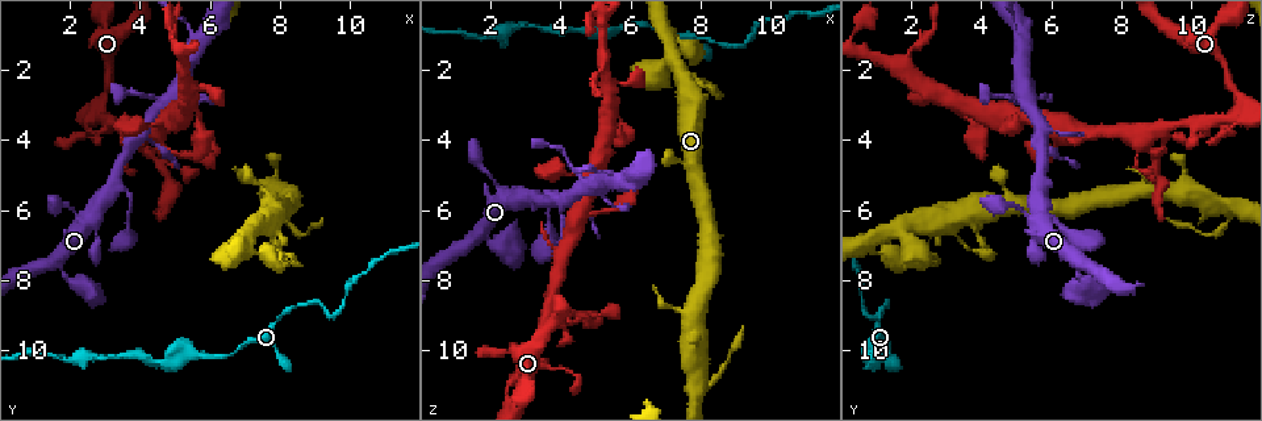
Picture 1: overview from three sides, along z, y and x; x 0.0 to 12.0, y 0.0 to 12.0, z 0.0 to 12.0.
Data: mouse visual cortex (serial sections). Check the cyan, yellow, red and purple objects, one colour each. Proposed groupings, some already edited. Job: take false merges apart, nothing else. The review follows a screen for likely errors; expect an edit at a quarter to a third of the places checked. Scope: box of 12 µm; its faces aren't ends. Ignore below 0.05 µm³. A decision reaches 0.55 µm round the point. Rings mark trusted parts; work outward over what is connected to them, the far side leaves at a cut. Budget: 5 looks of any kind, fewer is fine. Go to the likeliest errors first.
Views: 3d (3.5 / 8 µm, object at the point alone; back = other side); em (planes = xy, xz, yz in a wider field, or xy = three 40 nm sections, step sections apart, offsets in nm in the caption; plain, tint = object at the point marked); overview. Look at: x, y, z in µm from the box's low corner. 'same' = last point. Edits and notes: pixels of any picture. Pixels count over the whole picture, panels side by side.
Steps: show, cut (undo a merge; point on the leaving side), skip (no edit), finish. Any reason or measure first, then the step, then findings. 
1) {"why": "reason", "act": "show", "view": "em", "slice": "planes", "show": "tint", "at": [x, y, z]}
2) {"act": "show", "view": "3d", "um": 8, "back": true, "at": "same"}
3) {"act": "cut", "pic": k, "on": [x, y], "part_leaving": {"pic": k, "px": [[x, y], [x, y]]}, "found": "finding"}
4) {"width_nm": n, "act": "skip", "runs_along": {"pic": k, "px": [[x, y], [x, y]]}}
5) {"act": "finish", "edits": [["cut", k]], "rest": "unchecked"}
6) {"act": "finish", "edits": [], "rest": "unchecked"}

{"why": "abrupt turn", "act": "show", "view": "3d", "um": 3.5, "back": true, "at": [7.7, 6.6, 2.7]}

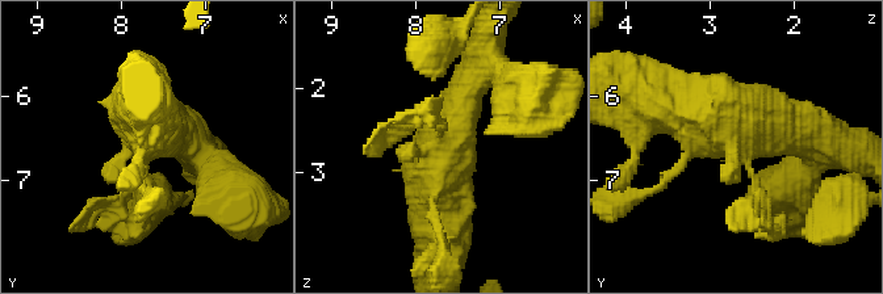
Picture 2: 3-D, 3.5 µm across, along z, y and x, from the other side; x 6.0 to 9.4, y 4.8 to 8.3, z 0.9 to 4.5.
{"act": "show", "view": "em", "slice": "xy", "step": 5, "show": "tint", "at": [7.65, 6.60, 2.65]}

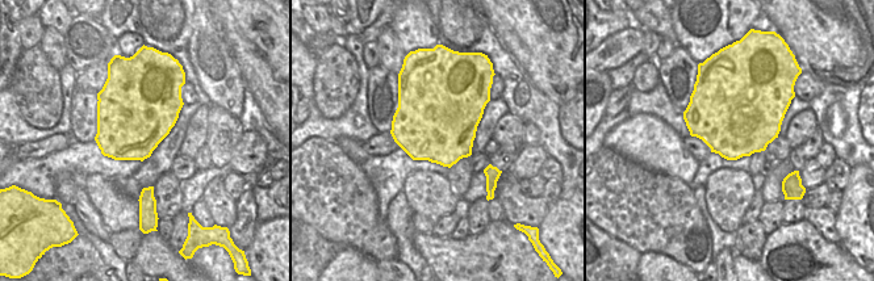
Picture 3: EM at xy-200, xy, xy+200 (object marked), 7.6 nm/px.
{"act": "show", "view": "em", "slice": "planes", "show": "tint", "at": "same"}

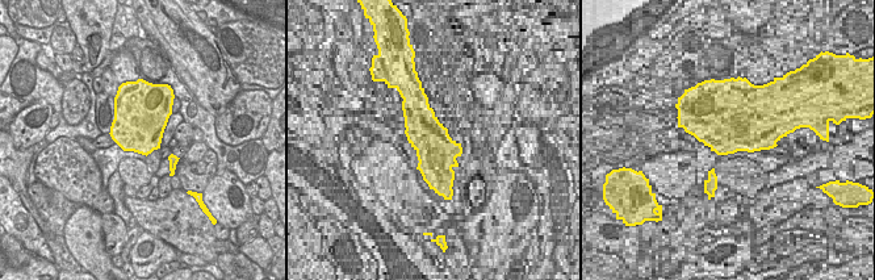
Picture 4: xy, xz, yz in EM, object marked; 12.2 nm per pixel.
{"act": "skip", "found": "all the same cell"}

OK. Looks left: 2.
{"why": "sharp bend", "act": "show", "view": "3d", "um": 3.5, "back": true, "at": [9.4, 8.9, 1.0]}

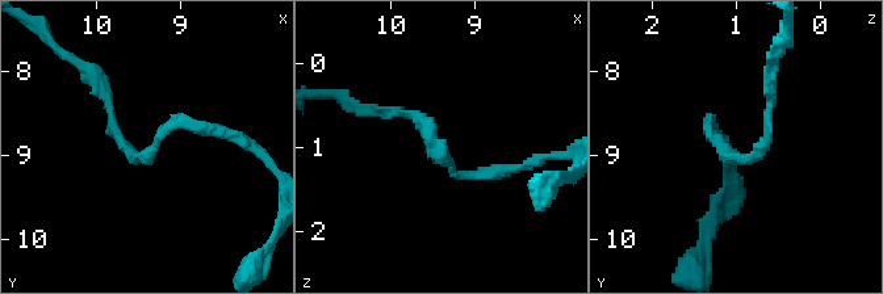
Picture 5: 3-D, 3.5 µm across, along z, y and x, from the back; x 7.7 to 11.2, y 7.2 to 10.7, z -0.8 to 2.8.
{"act": "show", "view": "em", "slice": "xy", "step": 1, "show": "tint", "at": [9.50, 9.00, 1.00]}

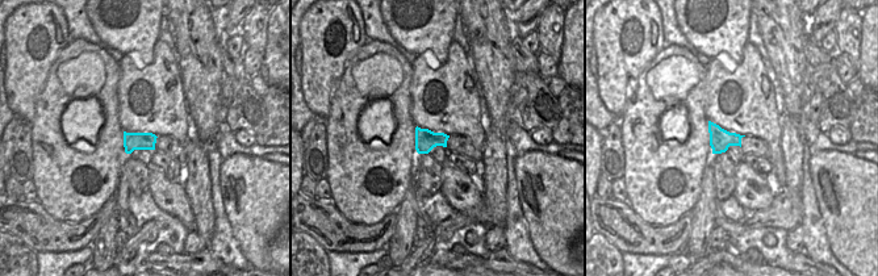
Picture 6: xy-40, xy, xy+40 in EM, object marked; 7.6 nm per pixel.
{"arm_widths_nm": [100, 150], "act": "skip", "runs_along": {"pic": 5, "px": [[499, 172], [459, 175], [406, 114]]}, "found": "continuous, no second cell"}

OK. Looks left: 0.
{"act": "finish", "edits": [], "rest": "unchecked"}

